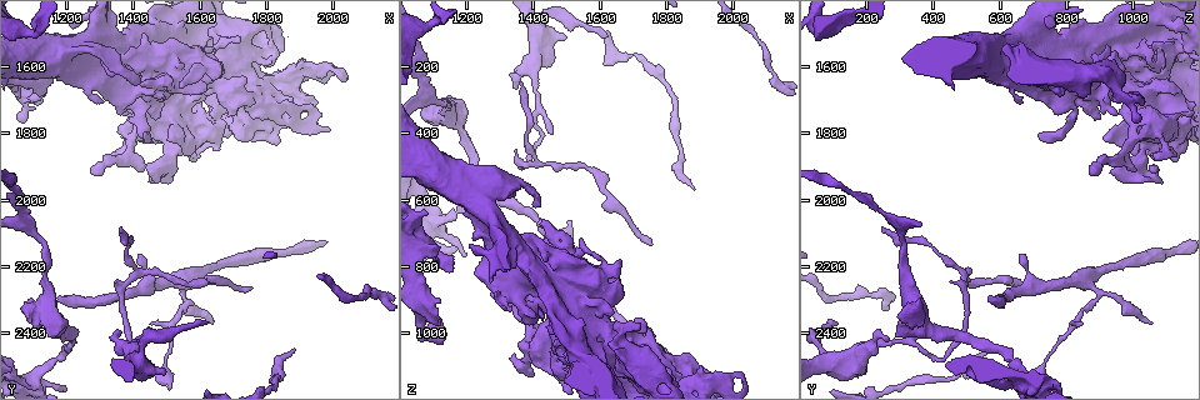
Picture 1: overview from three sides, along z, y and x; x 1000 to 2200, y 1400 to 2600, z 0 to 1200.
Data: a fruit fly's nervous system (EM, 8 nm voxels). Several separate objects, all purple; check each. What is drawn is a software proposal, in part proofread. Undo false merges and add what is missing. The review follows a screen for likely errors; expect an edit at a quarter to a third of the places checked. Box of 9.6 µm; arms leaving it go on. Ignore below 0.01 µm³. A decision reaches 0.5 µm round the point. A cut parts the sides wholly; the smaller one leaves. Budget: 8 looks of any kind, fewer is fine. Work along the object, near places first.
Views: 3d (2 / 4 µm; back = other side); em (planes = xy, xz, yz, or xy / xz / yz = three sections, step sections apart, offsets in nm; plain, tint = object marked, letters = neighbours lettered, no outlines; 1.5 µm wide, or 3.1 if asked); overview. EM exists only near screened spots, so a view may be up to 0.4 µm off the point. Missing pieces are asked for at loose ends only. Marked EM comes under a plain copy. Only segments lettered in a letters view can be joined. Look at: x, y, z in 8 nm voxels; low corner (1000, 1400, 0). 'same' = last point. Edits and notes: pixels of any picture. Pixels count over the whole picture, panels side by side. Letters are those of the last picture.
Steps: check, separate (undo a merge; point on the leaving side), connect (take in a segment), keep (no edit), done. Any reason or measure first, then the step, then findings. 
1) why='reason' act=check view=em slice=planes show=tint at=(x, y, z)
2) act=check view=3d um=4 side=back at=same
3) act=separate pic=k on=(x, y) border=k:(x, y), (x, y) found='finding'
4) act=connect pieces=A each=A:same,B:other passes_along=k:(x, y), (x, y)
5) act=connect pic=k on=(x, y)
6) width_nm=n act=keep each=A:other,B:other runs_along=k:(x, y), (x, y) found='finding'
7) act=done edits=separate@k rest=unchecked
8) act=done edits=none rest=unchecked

why='an open end' act=check view=em slice=planes show=letters at=(1440, 1830, 730)

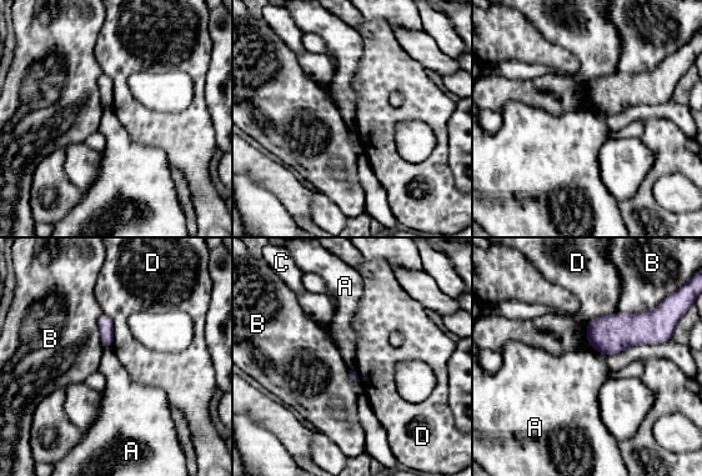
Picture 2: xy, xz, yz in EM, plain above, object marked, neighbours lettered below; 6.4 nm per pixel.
act=keep each=A:other,B:other,C:other,D:other found='no lettered segment goes on from it'

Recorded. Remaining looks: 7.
why='an open end' act=check view=em slice=planes show=letters at=(1410, 2160, 670)

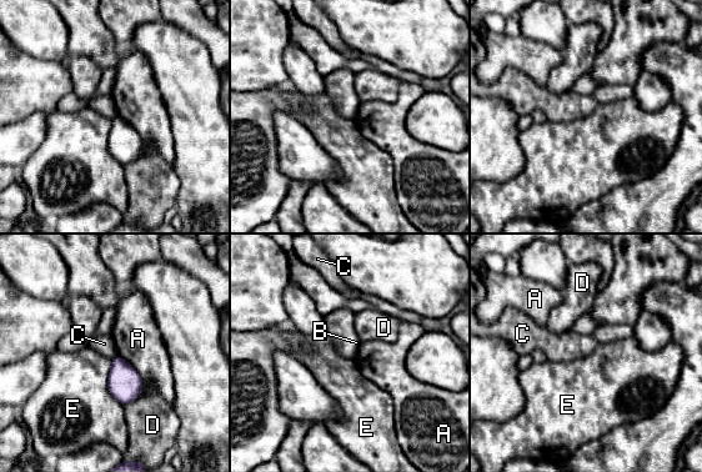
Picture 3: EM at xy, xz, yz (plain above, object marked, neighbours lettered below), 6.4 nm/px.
act=keep each=A:other,B:other,C:other,D:other,E:other found='none of them fits'

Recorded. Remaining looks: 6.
why='free end' act=check view=em slice=planes show=letters at=(1180, 2290, 570)

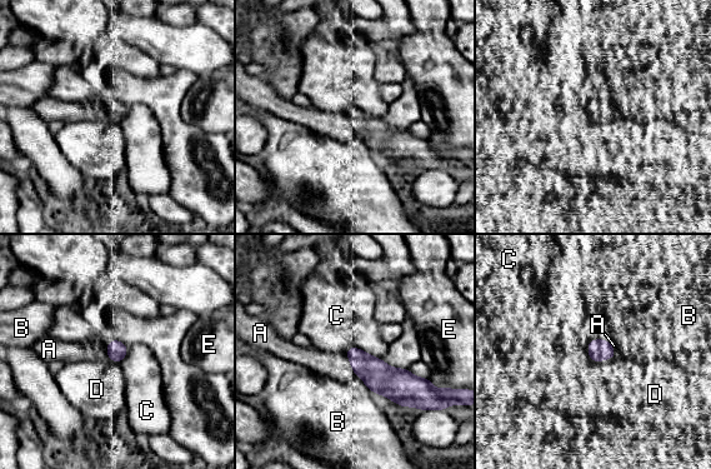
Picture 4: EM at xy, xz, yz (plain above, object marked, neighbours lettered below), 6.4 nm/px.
width_nm=120 act=connect pieces=A each=A:same,B:other,C:other,D:other,E:other passes_along=4:(380, 378), (351, 364), (336, 365) found='the cell continues'

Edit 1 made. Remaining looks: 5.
act=done edits=connect@4 rest=unchecked

